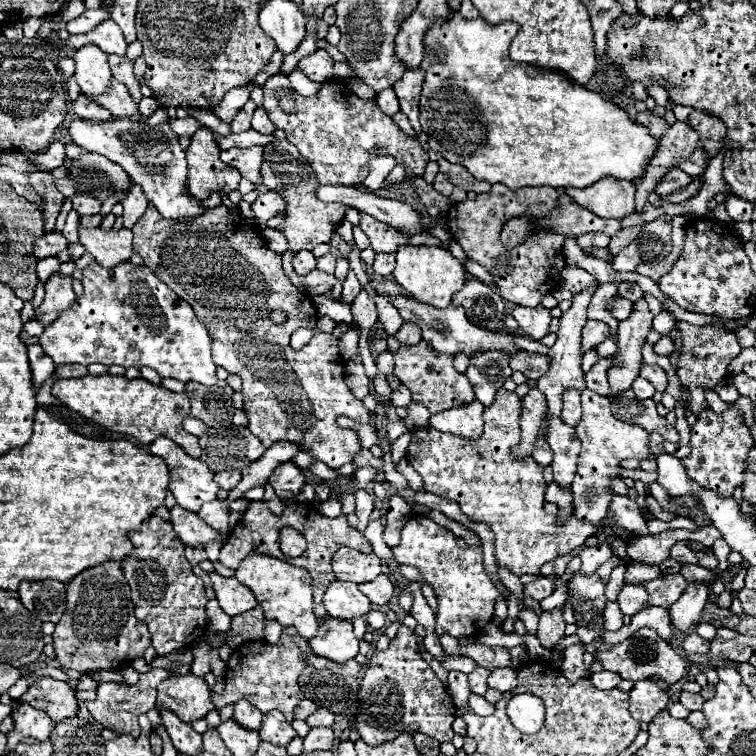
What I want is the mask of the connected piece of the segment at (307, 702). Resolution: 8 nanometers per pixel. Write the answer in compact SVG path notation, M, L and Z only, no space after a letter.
M302 699L302 701L298 703L296 711L294 711L294 717L296 717L296 719L306 719L306 717L312 715L316 709L318 709L318 707L316 707L316 703L312 703L312 699Z

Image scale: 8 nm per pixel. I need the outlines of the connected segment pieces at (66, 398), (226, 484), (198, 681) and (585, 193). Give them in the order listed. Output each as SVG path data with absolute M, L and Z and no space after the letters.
M114 375L82 379L58 379L52 385L52 395L60 399L66 407L80 413L82 417L106 427L108 431L132 437L140 445L150 445L156 437L168 437L180 445L190 457L200 457L198 437L190 435L182 427L182 419L190 415L190 401L184 393L172 393L164 387L156 387L146 379L126 379Z
M222 471L222 473L216 473L216 483L226 489L226 491L232 491L240 481L240 473L238 471Z
M192 673L182 677L168 677L156 687L156 691L156 703L178 715L184 723L204 719L208 711L216 709L210 701L210 689L206 681Z
M602 177L598 183L584 189L564 189L564 193L580 207L598 217L624 219L634 213L634 183L614 177Z

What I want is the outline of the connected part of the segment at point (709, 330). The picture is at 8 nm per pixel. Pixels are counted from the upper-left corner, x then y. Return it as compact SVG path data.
M680 321L678 327L682 333L682 341L684 341L682 351L680 351L680 359L678 359L678 377L680 377L680 383L692 395L690 409L694 413L700 413L706 407L704 387L714 389L726 377L726 367L736 355L740 355L742 345L738 343L738 339L732 331L724 331L718 327L694 327L684 321Z

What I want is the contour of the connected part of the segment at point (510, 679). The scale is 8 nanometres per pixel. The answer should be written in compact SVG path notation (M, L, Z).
M506 667L506 669L494 669L488 677L488 687L496 689L500 693L512 691L516 687L516 671Z

